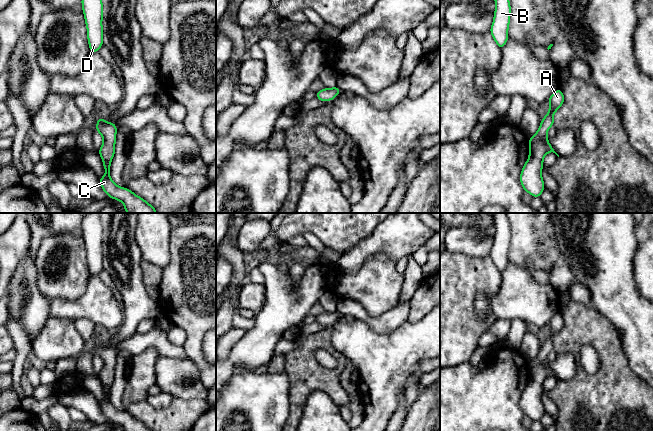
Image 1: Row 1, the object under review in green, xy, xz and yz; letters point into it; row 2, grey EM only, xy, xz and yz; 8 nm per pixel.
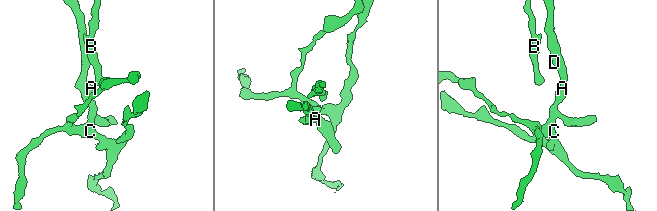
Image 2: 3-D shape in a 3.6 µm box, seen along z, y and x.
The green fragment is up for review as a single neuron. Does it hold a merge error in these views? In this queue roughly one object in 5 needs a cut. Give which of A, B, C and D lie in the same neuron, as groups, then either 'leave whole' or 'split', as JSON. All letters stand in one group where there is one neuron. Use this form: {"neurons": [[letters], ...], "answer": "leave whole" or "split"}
{"neurons": [["A", "B", "C", "D"]], "answer": "leave whole"}

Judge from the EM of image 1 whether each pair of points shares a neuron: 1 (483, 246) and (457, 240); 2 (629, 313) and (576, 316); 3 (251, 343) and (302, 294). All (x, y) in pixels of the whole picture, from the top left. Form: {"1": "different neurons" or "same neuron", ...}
{"1": "same neuron", "2": "different neurons", "3": "same neuron"}

